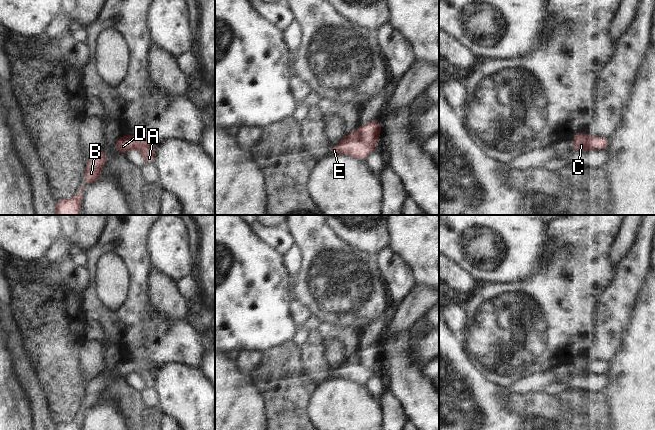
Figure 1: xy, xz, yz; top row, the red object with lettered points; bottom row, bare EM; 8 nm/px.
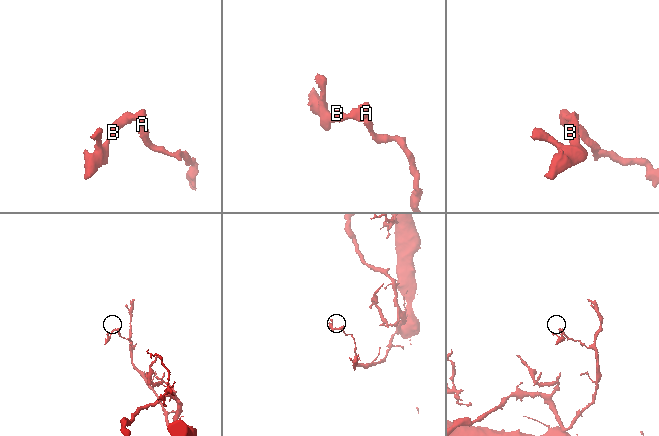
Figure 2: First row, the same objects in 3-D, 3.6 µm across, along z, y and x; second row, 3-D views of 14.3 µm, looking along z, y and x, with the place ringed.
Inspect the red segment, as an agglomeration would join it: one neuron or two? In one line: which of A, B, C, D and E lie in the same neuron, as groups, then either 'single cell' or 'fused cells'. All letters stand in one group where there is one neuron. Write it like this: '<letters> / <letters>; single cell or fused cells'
A C / B D E; fused cells

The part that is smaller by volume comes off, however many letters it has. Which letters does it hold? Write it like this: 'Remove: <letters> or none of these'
Remove: B, D, E.

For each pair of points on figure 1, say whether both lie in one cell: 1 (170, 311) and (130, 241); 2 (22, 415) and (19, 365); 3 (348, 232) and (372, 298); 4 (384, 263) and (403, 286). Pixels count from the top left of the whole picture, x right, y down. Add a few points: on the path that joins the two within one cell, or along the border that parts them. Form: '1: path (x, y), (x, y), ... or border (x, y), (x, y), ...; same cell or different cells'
1: border (151, 272), (148, 299); different cells
2: border (16, 380), (24, 393); different cells
3: border (335, 234), (353, 248), (375, 255); different cells
4: path (390, 269), (400, 280); same cell

